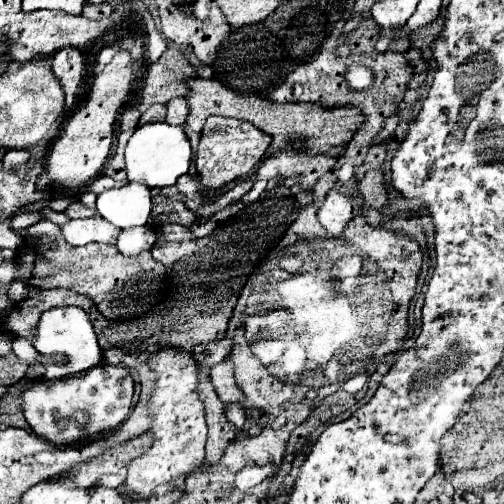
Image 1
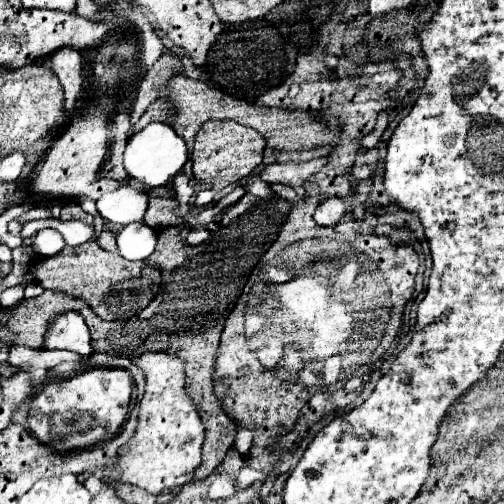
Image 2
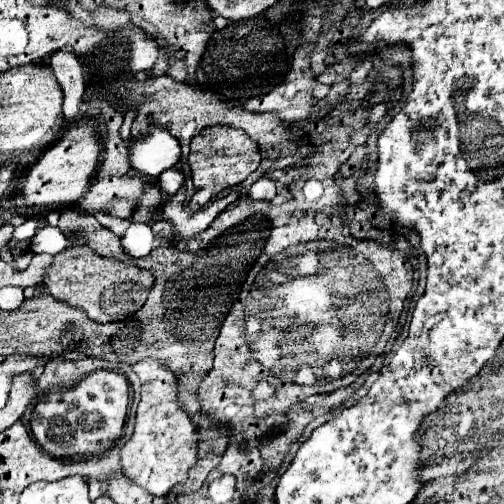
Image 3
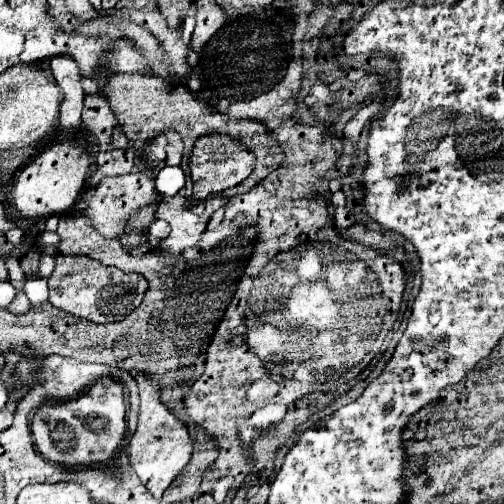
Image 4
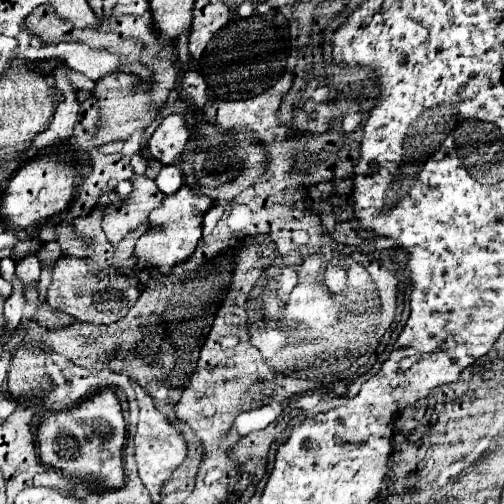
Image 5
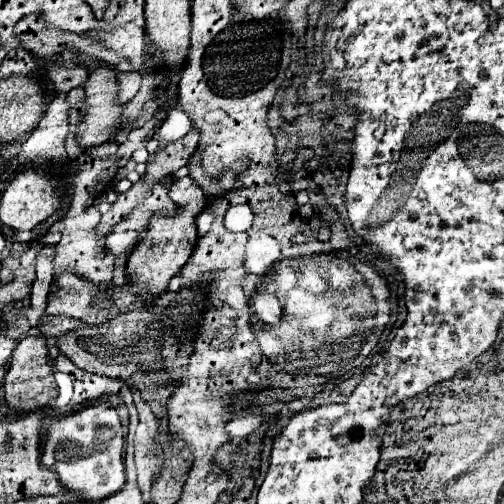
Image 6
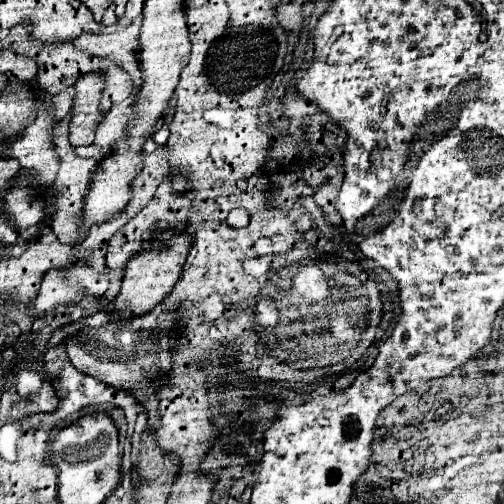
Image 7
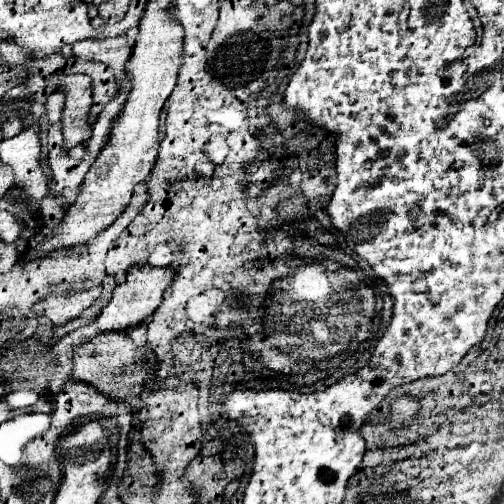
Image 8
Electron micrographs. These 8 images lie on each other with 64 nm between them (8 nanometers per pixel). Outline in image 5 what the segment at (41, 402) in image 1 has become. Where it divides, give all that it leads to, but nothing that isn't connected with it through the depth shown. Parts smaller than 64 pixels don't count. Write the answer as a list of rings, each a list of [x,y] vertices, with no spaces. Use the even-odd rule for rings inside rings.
[[[108,388],[94,394],[90,400],[76,404],[62,412],[48,412],[38,426],[38,454],[40,460],[68,478],[82,478],[98,488],[122,488],[124,464],[122,448],[126,440],[126,424],[120,402]]]

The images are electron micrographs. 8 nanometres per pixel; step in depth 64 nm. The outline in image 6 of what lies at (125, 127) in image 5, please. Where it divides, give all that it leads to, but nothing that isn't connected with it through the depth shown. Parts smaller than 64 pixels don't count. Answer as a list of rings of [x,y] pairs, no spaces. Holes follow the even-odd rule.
[[[100,66],[90,72],[88,84],[84,84],[84,102],[88,106],[76,124],[76,140],[84,148],[104,144],[120,120],[120,104],[116,102],[116,74],[112,68]]]

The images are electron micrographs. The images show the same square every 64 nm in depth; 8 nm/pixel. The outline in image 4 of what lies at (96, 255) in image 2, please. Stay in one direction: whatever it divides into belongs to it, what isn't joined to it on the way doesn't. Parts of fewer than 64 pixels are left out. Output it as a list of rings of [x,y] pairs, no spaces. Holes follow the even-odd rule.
[[[56,256],[56,266],[52,276],[48,278],[50,296],[48,302],[64,312],[72,312],[74,316],[86,318],[96,324],[108,324],[124,320],[136,306],[140,306],[148,282],[144,276],[136,272],[122,272],[114,266],[104,266],[88,256]]]

